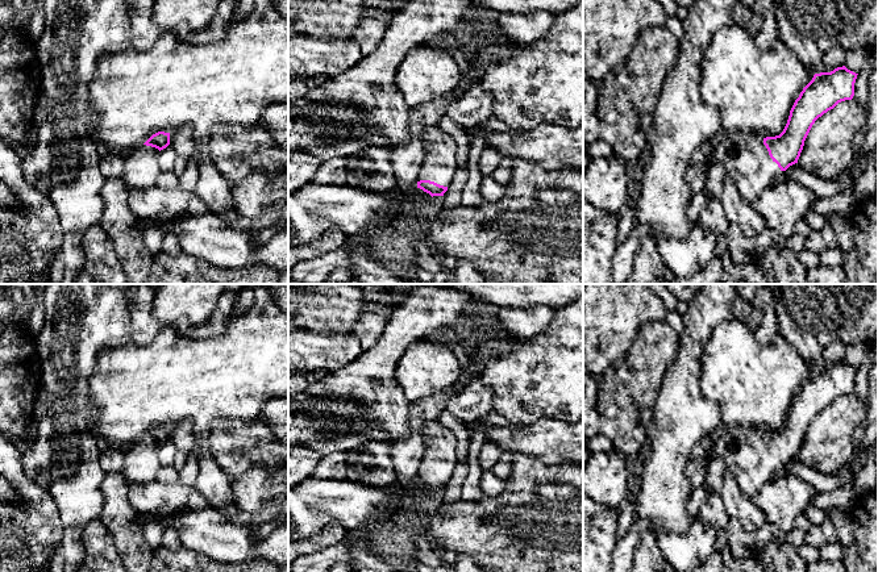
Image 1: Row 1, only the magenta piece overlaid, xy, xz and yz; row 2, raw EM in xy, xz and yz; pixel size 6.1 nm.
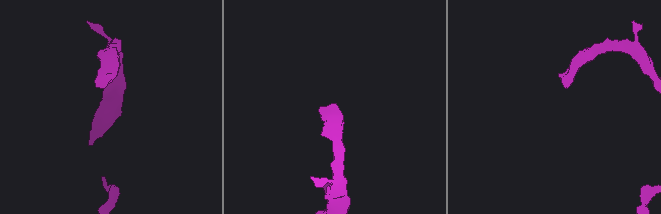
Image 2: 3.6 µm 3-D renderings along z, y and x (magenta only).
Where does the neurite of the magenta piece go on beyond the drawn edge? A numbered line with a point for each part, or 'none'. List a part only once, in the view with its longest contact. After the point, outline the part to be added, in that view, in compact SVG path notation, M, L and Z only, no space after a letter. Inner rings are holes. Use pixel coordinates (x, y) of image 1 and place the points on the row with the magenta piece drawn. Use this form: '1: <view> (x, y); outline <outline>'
1: yz (745, 158); outline M721 129L711 139L713 160L724 164L742 197L753 203L782 171L770 158L763 139L753 133Z

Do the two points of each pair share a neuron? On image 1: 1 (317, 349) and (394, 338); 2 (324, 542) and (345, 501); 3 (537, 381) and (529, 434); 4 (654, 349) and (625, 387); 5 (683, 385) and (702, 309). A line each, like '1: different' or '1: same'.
1: different
2: different
3: different
4: same
5: same

